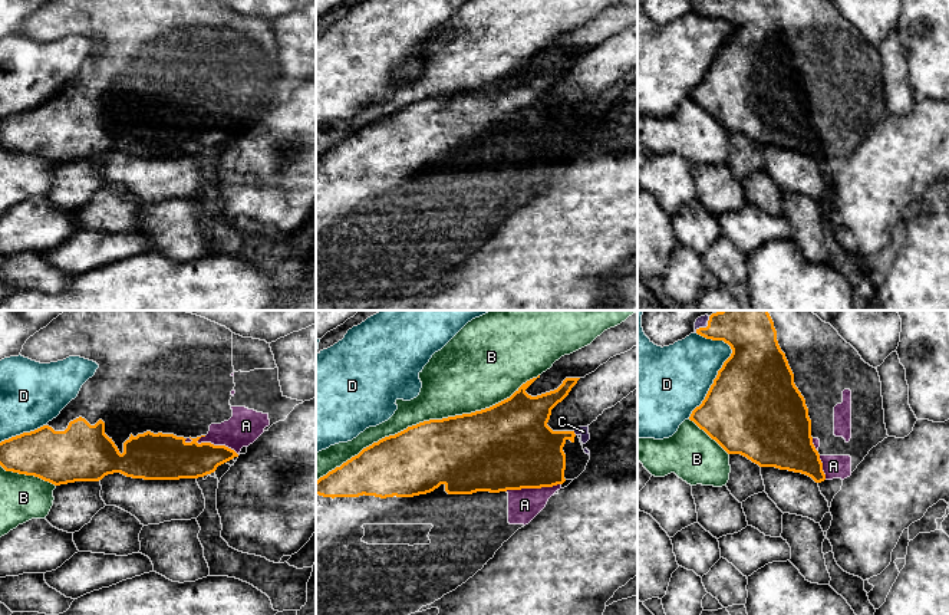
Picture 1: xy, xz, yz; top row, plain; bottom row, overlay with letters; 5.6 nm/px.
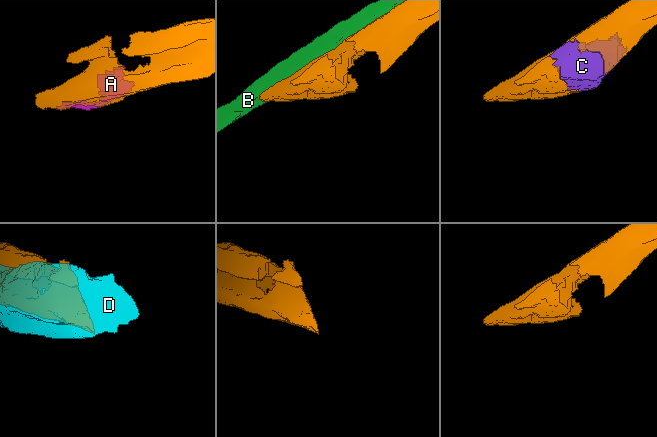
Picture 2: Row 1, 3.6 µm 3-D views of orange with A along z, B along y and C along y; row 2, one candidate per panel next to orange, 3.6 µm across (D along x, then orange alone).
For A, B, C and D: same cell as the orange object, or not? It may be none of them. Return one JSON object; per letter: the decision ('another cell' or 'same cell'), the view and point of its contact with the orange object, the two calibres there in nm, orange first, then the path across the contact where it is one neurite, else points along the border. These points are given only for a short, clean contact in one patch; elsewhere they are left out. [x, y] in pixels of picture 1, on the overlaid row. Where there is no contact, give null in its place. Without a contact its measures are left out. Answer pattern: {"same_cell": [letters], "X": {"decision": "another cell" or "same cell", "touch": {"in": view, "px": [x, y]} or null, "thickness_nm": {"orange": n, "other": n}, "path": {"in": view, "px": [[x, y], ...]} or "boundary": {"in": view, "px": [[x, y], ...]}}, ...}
{"same_cell": ["A", "C"], "A": {"decision": "same cell", "touch": {"in": "xz", "px": [533, 487]}, "thickness_nm": {"orange": 460, "other": 180}}, "B": {"decision": "another cell", "touch": {"in": "xz", "px": [427, 421]}, "thickness_nm": {"orange": 400, "other": 340}}, "C": {"decision": "same cell", "touch": {"in": "yz", "px": [707, 326]}, "thickness_nm": {"orange": 300, "other": 60}}, "D": {"decision": "another cell", "touch": {"in": "yz", "px": [722, 365]}, "thickness_nm": {"orange": 480, "other": 360}}}

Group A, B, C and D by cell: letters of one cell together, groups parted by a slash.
A C / B / D

